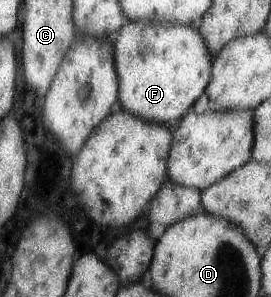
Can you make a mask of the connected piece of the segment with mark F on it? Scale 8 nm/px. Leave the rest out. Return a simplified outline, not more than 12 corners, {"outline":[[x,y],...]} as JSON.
{"outline":[[127,20],[117,106],[174,127],[210,83],[196,25]]}

